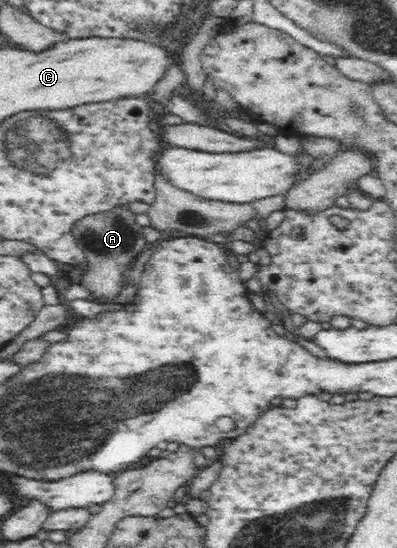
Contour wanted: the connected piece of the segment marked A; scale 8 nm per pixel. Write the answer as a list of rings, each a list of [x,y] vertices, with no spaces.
[[[126,203],[112,205],[112,209],[90,213],[72,223],[69,231],[75,241],[81,246],[87,260],[87,268],[80,277],[79,284],[87,288],[91,294],[88,297],[115,297],[123,290],[122,275],[131,268],[142,253],[142,247],[146,245],[142,234],[143,225],[137,220],[137,215],[130,212]]]

